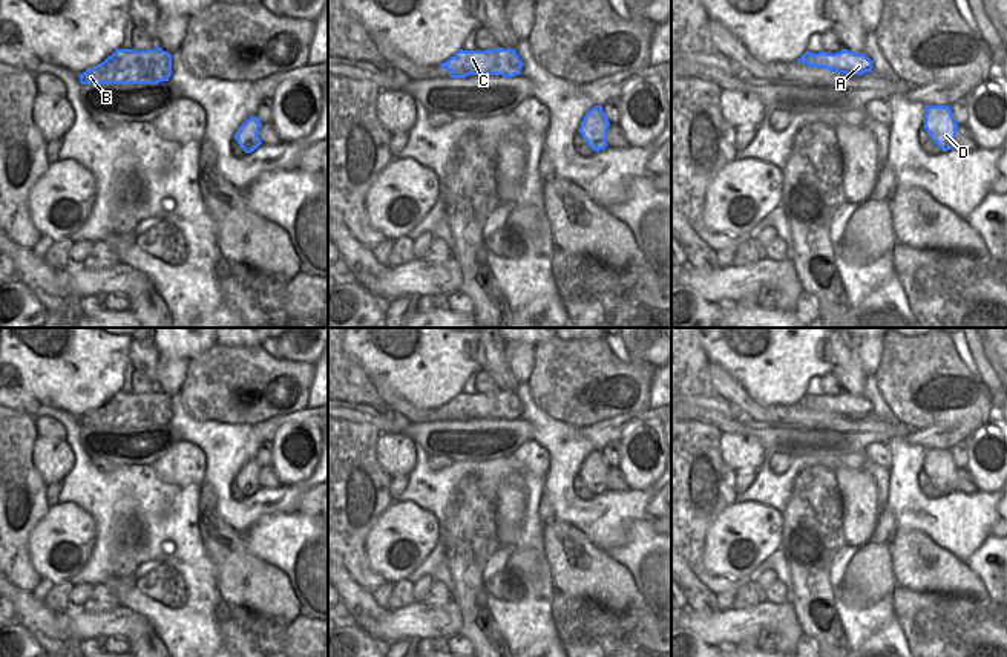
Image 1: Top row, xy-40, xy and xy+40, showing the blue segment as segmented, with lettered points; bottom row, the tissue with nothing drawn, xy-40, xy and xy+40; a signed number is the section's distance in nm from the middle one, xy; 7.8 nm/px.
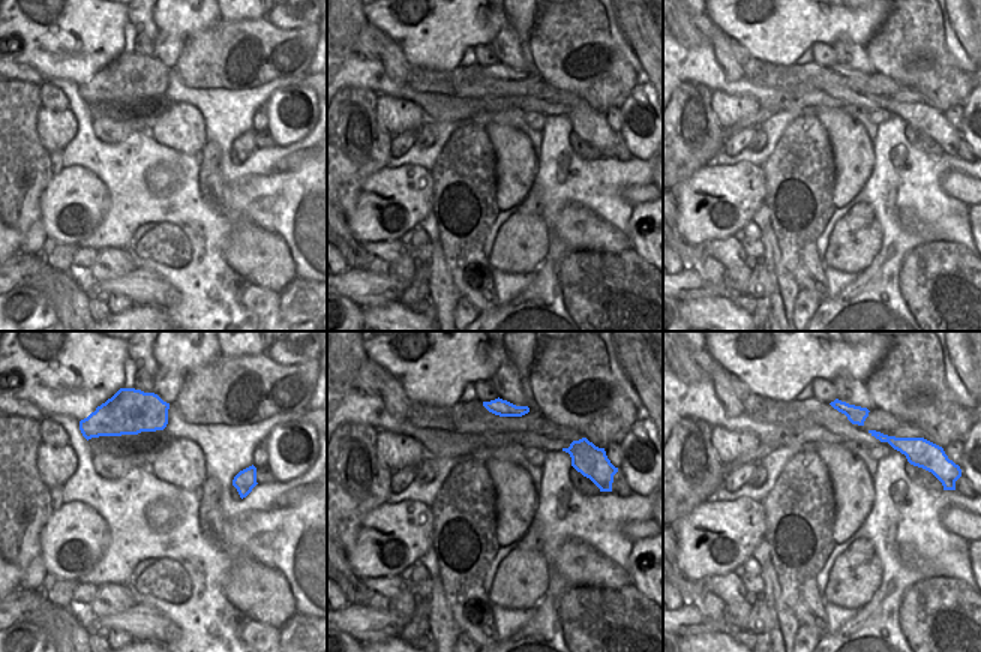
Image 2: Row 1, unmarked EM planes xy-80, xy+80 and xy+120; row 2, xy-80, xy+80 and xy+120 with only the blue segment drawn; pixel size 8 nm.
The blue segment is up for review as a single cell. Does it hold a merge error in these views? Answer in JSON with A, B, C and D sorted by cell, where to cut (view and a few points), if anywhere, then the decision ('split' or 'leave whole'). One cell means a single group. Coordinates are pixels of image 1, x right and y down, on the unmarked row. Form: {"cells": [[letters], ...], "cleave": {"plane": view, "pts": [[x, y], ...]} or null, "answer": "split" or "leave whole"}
{"cells": [["A", "B", "C", "D"]], "cleave": null, "answer": "leave whole"}

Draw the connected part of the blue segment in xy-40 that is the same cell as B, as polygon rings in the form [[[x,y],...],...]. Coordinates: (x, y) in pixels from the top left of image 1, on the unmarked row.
[[[116,392],[103,406],[80,417],[81,427],[158,427],[172,418],[172,397],[153,392]]]

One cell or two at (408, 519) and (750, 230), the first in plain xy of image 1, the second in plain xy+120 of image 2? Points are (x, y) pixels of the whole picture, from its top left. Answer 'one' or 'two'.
two

